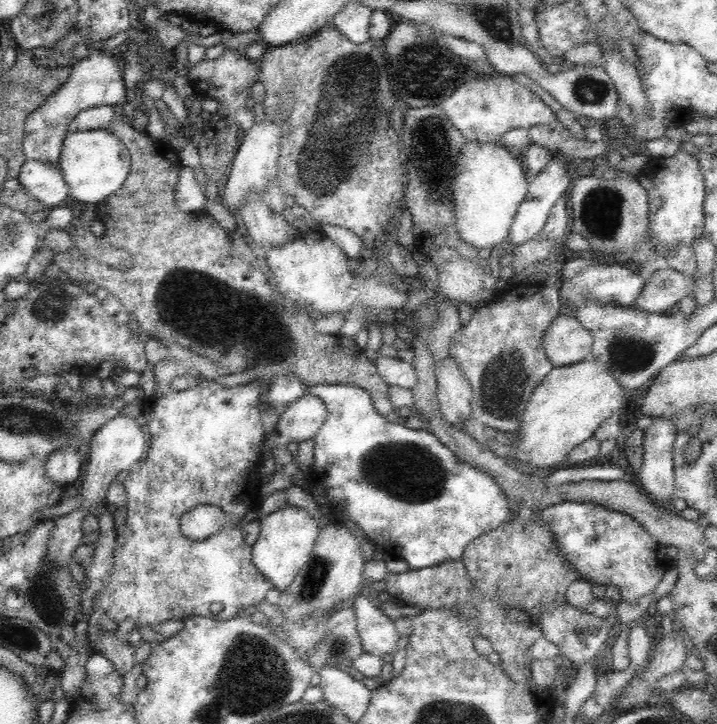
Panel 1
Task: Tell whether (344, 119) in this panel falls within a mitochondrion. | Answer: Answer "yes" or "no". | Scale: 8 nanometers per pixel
yes

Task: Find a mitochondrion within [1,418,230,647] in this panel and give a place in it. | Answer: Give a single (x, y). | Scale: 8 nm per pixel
(47, 600)

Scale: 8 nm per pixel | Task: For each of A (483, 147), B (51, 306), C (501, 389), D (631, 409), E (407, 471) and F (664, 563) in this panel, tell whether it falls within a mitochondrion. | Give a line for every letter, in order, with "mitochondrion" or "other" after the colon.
A: other
B: mitochondrion
C: mitochondrion
D: other
E: mitochondrion
F: other

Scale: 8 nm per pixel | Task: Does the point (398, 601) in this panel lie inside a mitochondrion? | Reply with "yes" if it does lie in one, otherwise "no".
no

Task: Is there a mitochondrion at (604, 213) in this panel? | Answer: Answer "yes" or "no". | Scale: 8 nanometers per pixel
yes

